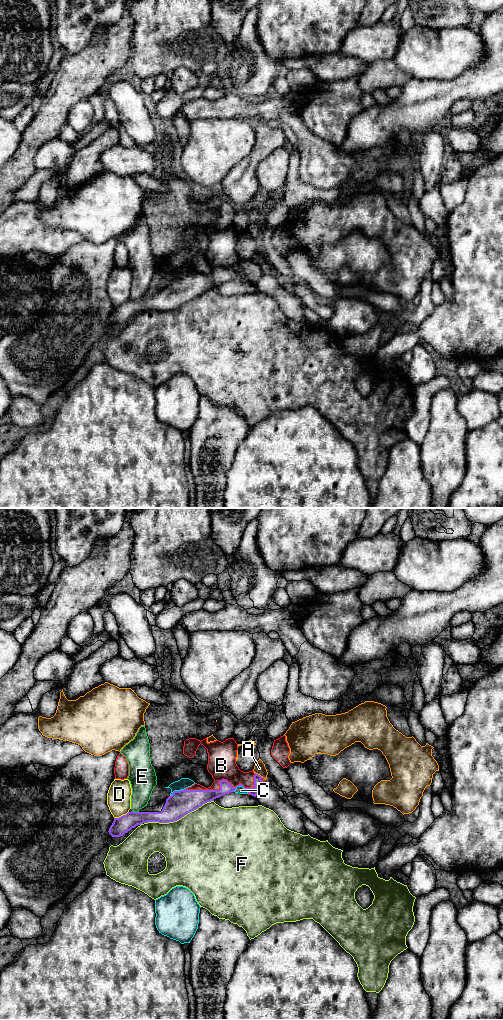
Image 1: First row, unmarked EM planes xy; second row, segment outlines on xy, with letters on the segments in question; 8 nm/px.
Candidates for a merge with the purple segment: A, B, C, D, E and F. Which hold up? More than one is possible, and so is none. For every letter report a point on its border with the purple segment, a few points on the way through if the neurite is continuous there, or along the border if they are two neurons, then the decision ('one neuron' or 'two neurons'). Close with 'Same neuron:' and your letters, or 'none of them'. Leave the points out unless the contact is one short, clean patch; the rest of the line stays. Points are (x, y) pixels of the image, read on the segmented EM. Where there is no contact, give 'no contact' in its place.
A: meets purple in xy at (259, 775); two neurons
B: meets purple in xy at (223, 779); one neuron
C: meets purple in xy at (240, 785); two neurons
D: meets purple in xy at (121, 816); border along xy (128, 811), (114, 818); two neurons
E: meets purple in xy at (135, 812); two neurons
F: meets purple in xy at (178, 819); two neurons
Same neuron: B

